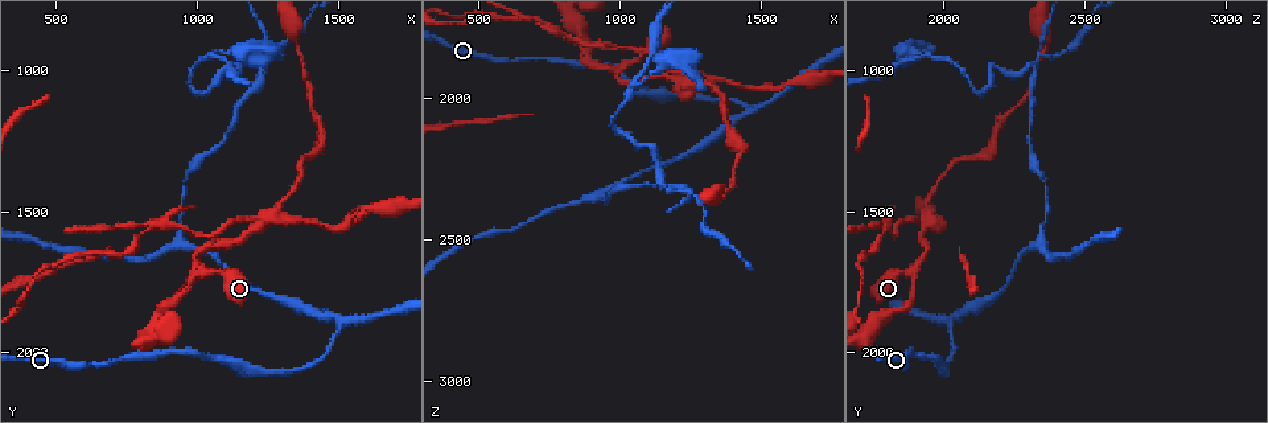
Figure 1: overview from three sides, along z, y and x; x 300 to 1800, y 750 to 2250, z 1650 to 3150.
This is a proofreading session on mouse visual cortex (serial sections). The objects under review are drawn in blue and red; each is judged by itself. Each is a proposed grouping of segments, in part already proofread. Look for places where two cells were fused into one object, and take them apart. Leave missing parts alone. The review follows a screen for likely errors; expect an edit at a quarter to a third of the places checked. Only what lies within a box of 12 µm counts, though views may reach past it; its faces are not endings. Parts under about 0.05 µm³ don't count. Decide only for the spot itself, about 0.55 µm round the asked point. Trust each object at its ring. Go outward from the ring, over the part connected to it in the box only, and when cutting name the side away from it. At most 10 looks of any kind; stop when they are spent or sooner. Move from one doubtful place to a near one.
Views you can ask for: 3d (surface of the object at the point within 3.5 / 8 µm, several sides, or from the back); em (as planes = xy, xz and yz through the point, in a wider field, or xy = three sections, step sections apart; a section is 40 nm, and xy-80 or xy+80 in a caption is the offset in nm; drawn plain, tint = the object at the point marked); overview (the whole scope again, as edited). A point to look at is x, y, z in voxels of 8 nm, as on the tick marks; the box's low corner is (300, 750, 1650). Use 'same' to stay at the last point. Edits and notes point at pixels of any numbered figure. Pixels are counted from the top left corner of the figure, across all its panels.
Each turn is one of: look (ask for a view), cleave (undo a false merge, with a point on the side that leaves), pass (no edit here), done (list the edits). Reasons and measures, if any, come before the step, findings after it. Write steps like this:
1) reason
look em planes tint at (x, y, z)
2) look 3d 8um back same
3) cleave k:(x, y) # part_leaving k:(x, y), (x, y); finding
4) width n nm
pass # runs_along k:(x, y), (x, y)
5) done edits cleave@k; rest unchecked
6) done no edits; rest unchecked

three arms meet
look 3d 3.5um at (1500, 1900, 2020)

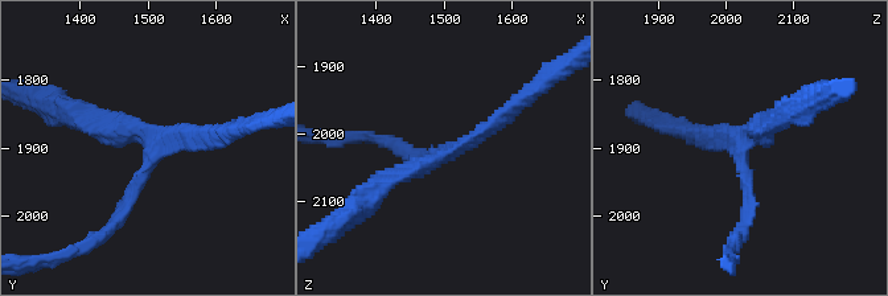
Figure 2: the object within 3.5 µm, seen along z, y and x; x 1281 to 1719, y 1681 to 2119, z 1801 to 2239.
arm_widths 150, 200, 250 nm
pass # runs_along 2:(112, 223), (153, 147), (85, 123); all the same cell

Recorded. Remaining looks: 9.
abrupt turn
look 3d 3.5um at (1020, 1720, 1870)

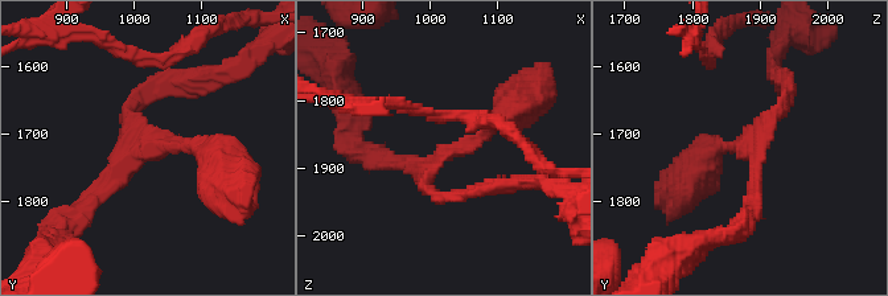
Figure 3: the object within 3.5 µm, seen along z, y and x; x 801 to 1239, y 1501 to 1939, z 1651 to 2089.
arm_widths 150, 150, 250 nm
pass # all the same cell

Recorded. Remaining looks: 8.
sharp bend
look 3d 3.5um back at (1240, 1530, 1930)

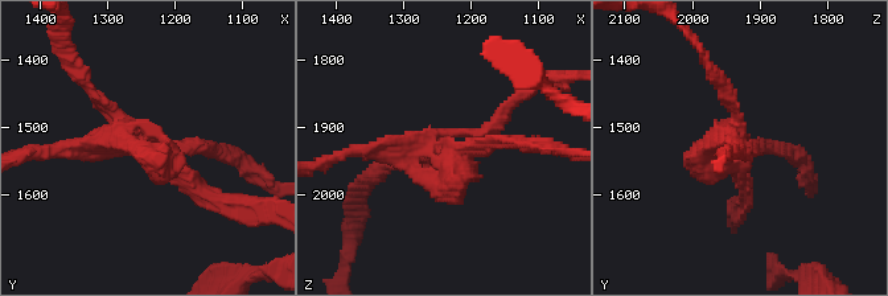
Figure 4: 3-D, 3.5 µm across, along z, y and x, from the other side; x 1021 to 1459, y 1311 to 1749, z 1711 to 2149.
shape alone is not enough
look em xy step 1 tint same

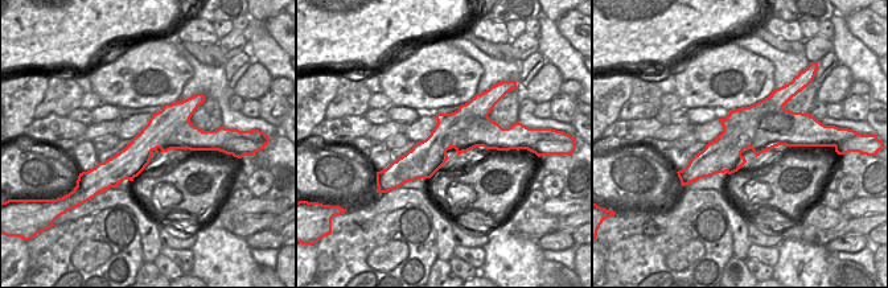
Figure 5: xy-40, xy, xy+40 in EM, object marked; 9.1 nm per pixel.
width 380 nm
cleave 4:(208, 149) # border 5:(782, 107), (727, 148), (719, 172); a second cell is stuck on

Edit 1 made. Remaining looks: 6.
see it whole again
look overview

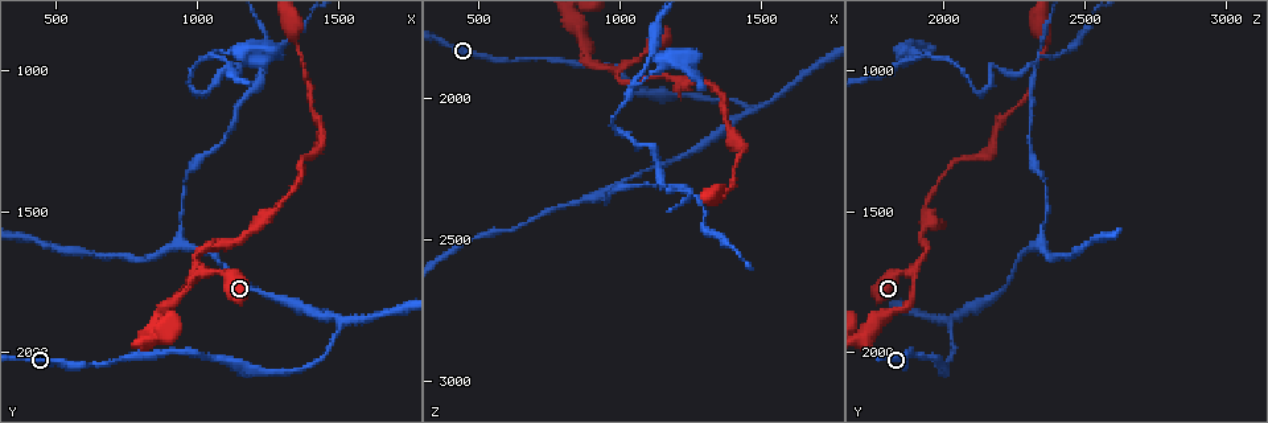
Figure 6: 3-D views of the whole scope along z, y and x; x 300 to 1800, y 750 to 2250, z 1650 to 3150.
three-way junction
look 3d 3.5um at (950, 1620, 2330)

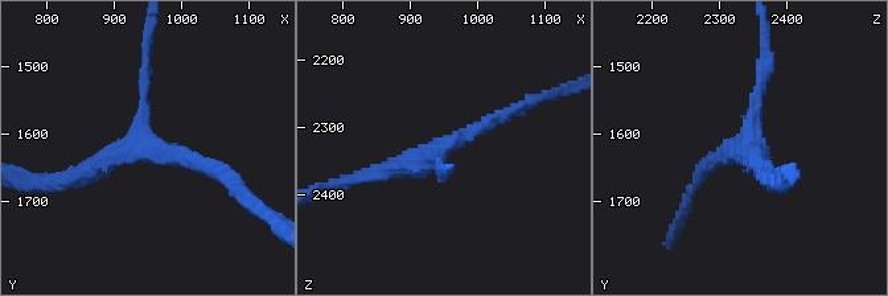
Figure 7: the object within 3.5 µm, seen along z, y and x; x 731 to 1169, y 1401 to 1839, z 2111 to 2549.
arms 3; arm_widths 150, 150, 200 nm; need the tissue
look em xy step 1 tint at (945, 1620, 2335)

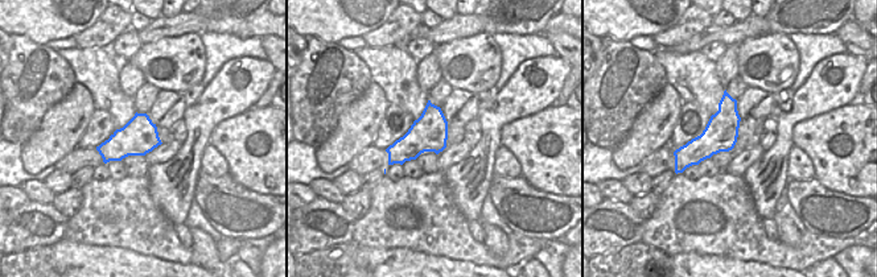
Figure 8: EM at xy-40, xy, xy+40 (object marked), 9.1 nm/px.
cut it another way
look em xy step 3 tint same

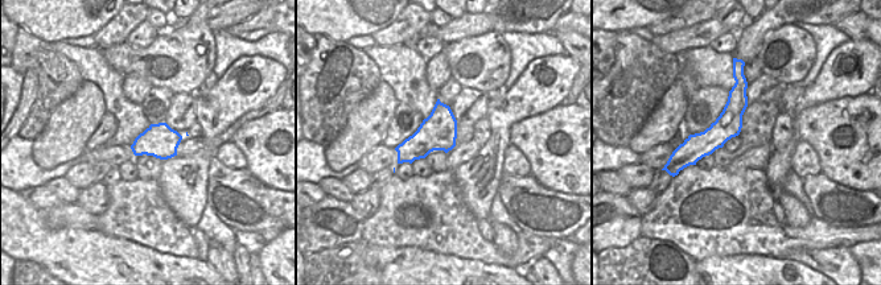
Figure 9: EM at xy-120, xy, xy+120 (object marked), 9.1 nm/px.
pass # runs_along 9:(742, 83), (732, 116), (687, 156); one cell here

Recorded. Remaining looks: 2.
done edits cleave@4; rest unchecked

